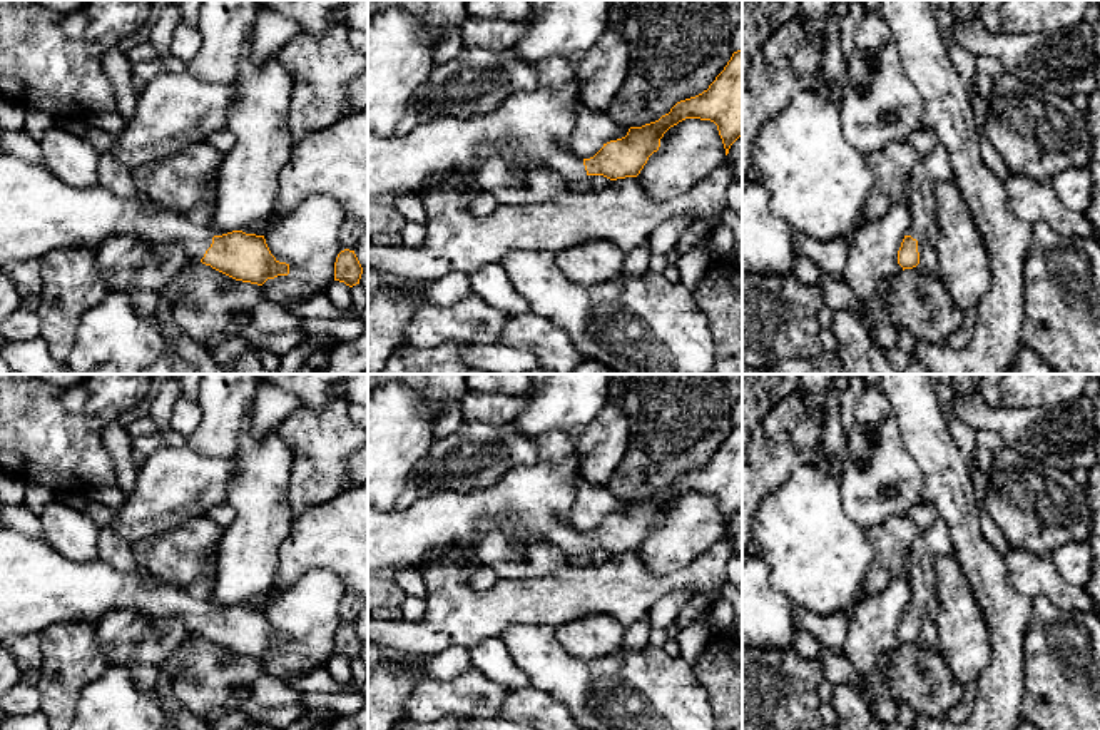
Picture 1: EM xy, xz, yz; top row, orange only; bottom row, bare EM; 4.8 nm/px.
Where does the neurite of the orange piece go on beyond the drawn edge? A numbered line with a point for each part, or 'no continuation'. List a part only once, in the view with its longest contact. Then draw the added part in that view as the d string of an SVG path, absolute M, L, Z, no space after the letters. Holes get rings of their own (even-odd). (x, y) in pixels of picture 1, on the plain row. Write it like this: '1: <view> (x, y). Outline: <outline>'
1: xy (39, 587). Outline: M0 525L0 640L55 623L99 623L112 610L177 618L201 635L212 606L144 568L117 571L100 558L74 561L47 540Z

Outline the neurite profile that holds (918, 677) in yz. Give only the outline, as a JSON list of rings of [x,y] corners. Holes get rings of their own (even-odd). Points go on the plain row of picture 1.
[[[918,640],[889,653],[883,675],[891,695],[916,717],[943,720],[963,700],[965,687],[953,677],[941,651],[926,650]]]

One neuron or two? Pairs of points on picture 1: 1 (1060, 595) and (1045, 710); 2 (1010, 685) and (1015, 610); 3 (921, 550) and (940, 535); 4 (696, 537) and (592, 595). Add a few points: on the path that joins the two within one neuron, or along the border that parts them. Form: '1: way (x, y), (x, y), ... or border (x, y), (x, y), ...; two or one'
1: border (1033, 597), (1045, 595), (1060, 608), (1082, 612); two
2: way (1008, 667), (1008, 628); one
3: way (926, 547), (935, 540); one
4: border (637, 550), (651, 572), (669, 573), (686, 565); two

